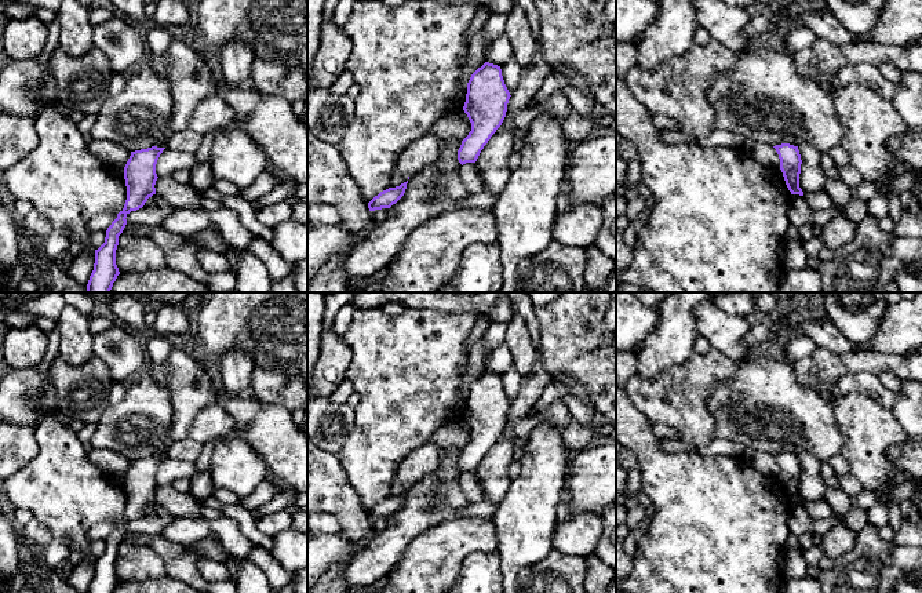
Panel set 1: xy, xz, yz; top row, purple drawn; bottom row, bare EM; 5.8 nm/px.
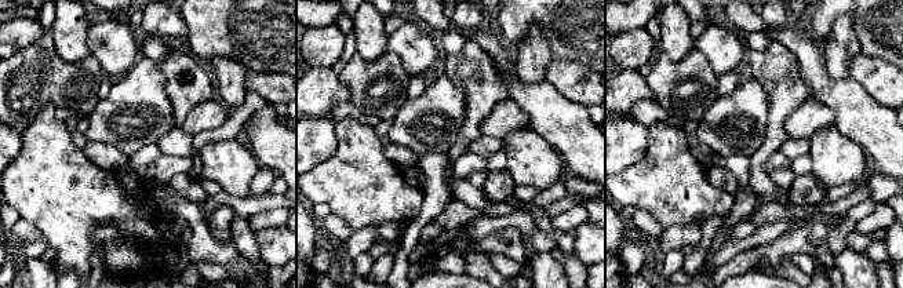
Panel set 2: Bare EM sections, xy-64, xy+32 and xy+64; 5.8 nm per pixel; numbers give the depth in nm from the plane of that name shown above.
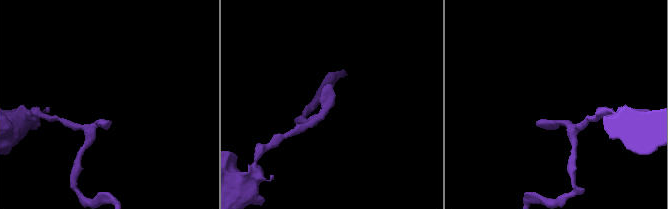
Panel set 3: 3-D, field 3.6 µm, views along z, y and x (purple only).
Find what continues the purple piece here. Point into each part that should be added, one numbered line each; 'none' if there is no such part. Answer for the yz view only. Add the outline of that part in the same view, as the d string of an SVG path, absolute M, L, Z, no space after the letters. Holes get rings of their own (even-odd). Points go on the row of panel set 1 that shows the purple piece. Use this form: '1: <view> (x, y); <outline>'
none

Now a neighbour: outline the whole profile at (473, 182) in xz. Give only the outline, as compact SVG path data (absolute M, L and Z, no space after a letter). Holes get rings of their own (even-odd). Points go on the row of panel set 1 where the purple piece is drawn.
M475 163L463 164L459 170L459 178L469 193L480 193L485 189L484 178L480 174Z

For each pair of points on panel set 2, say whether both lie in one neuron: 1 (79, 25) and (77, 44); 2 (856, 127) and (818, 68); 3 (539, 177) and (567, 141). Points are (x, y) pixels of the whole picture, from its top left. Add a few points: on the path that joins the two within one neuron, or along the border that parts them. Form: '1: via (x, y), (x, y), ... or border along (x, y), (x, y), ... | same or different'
1: via (77, 29), (77, 40) | same
2: via (852, 112), (823, 83) | same
3: border along (534, 131), (554, 149), (565, 171) | different

